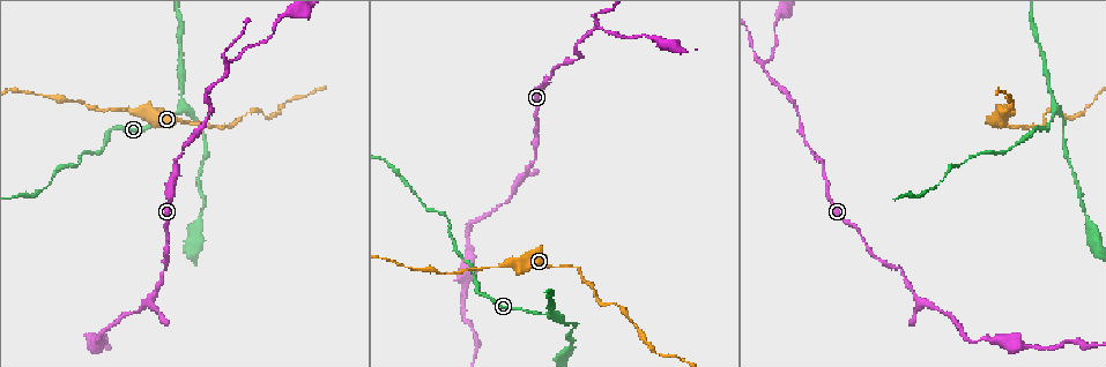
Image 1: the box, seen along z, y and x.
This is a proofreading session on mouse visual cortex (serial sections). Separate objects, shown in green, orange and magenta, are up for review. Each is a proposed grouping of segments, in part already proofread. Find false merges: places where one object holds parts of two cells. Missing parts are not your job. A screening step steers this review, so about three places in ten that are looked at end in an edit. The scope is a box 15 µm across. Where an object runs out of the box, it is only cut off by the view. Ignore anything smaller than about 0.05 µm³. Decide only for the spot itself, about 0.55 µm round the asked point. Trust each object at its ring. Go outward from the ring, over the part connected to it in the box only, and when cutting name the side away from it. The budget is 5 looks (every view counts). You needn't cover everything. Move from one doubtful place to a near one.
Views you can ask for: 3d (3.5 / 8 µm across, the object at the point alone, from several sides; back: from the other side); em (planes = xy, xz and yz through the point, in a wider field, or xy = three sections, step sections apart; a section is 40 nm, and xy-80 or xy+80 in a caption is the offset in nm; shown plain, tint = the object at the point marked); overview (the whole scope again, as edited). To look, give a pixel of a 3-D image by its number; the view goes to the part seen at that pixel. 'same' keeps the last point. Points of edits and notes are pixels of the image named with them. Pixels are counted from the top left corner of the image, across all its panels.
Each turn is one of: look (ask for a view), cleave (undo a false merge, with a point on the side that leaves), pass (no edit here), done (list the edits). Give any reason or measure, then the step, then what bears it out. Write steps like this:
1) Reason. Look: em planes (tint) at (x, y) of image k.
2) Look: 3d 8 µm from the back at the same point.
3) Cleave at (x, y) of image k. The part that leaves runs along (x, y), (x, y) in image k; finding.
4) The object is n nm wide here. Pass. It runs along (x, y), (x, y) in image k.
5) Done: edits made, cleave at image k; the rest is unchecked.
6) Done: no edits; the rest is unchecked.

A narrow waist. Look: 3d 3.5 µm at (123, 111) of image 1.

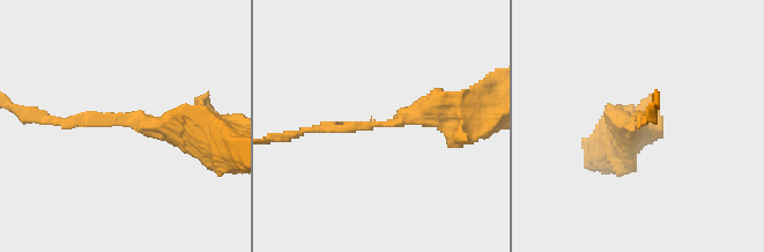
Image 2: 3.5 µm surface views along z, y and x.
The arms are 100, 350 nm wide. Look: em xy step 1 (tint) at (380, 124) of image 2.

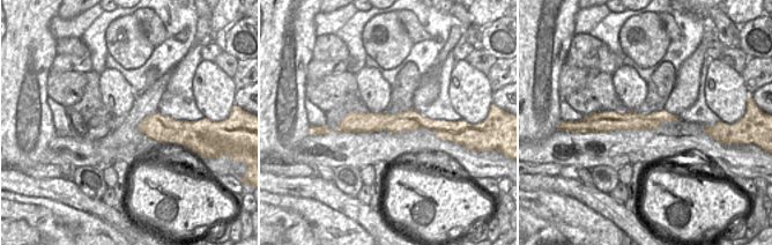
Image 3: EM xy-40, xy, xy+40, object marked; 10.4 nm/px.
Pass. It runs along (453, 111), (304, 132) in image 2; one cell here.

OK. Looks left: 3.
Branch point. Look: 3d 3.5 µm at (551, 316) of image 1.

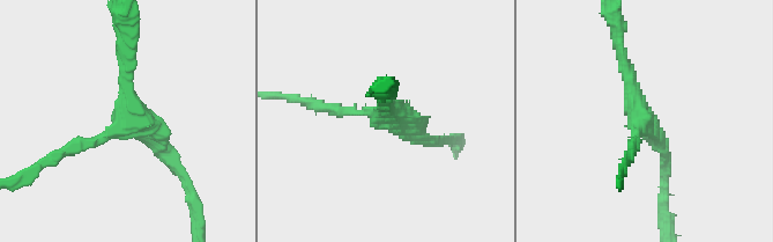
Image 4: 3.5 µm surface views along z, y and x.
3 arms meet here; the arms are 150, 200, 200 nm wide. Look: em xy step 1 (tint) at (387, 117) of image 4.

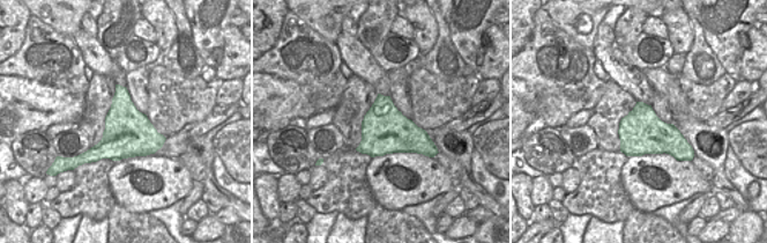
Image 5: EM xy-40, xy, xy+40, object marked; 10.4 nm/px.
Pass. It runs along (320, 104), (392, 116), (438, 144) in image 4; continuous, no second cell.

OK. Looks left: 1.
Done: no edits; the rest is unchecked.

